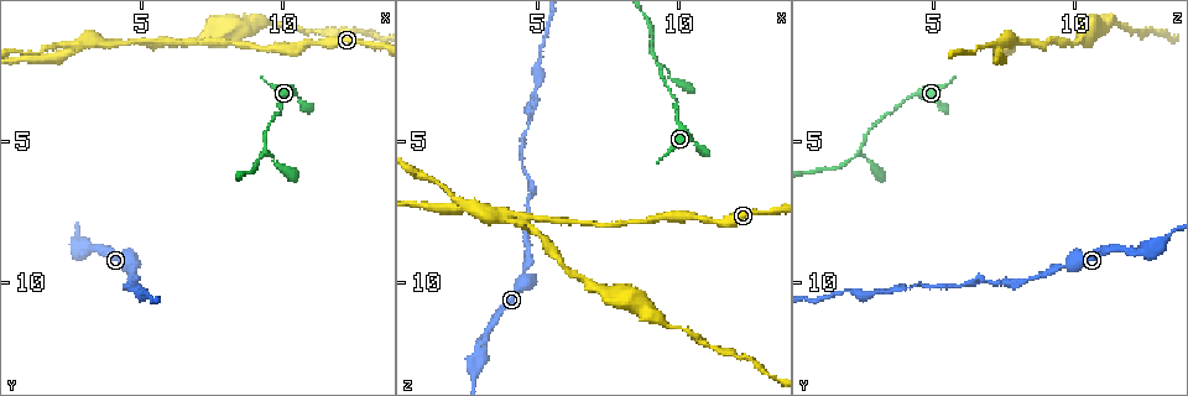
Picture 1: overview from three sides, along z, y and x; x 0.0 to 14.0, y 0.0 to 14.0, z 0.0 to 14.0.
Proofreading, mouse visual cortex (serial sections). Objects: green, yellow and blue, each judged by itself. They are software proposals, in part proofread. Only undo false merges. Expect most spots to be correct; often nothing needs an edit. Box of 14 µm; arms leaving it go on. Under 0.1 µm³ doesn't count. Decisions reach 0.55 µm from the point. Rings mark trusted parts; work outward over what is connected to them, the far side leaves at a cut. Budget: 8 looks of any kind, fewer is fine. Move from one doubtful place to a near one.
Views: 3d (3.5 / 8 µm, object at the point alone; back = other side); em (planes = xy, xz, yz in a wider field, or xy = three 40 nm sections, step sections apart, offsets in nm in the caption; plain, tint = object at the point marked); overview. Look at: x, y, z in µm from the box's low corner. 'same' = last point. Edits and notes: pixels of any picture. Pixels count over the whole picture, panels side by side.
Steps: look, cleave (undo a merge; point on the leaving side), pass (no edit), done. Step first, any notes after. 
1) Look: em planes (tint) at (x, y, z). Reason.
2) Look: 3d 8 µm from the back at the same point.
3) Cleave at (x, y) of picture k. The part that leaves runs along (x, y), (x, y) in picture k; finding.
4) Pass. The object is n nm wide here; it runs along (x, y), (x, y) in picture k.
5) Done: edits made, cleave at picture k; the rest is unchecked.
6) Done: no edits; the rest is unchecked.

Look: 3d 3.5 µm at (4.8, 9.7, 6.5). Abrupt turn.

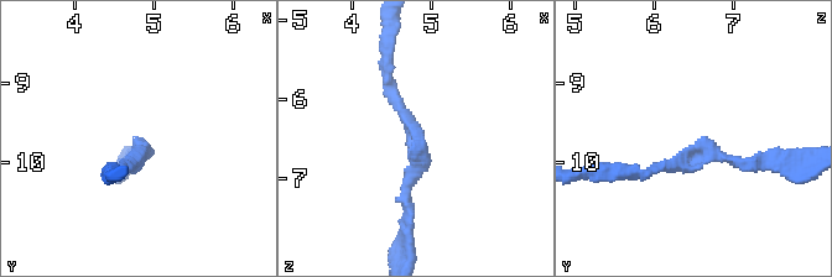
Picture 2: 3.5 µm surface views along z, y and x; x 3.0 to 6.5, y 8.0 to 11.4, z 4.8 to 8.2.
Pass. The arms are 150, 200 nm wide; it runs along (406, 218), (417, 131), (386, 78) in picture 2; one cell here.

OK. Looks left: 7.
Look: 3d 3.5 µm from the back at (5.0, 1.6, 7.8). A fork.

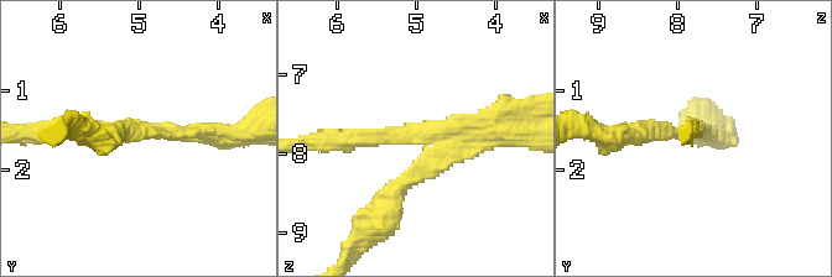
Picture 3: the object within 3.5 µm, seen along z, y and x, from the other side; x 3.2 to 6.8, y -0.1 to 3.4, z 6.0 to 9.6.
Look: em xy step 1 (tint) at the same point.

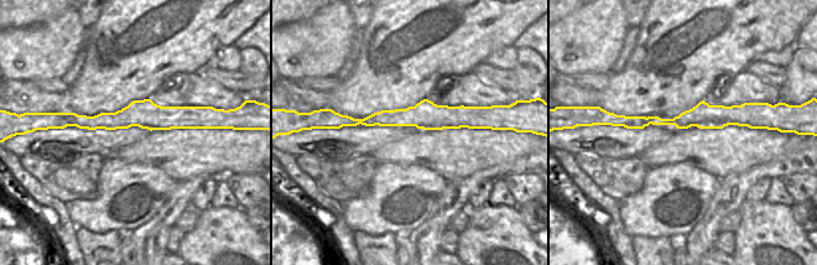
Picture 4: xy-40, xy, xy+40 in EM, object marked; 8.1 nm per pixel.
Cleave at (134, 137) of picture 3. The part that leaves runs along (422, 149), (430, 158), (365, 238) in picture 3; two cells meet here.

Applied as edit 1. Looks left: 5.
Look: overview. Redraw.

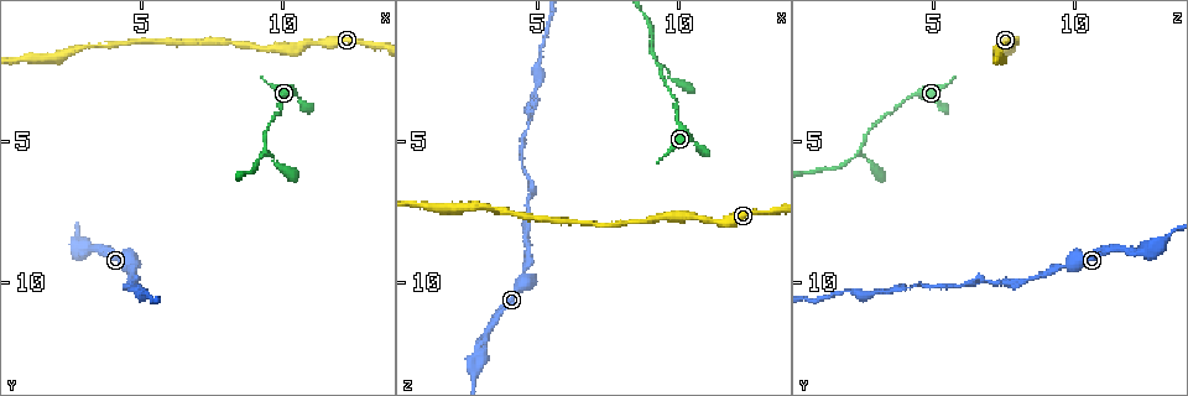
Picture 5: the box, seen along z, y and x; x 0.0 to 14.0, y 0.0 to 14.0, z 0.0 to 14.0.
Look: 3d 8 µm from the back at (9.4, 5.4, 2.4). A fork.

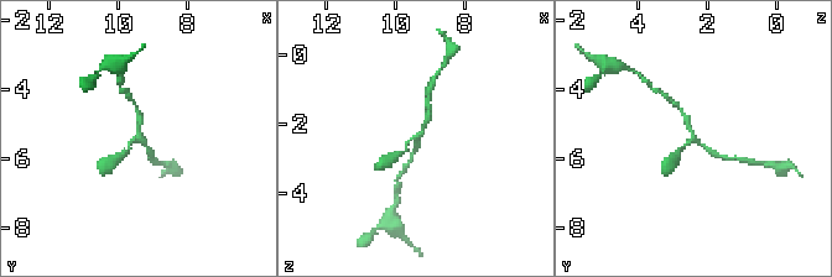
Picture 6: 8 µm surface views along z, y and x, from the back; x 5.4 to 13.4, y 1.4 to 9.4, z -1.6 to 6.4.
Look: 3d 3.5 µm at (9.4, 5.4, 2.4).

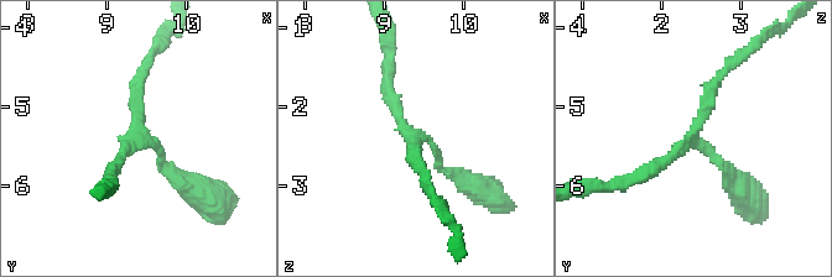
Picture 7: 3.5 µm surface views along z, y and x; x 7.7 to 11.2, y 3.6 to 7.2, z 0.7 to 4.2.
Look: em xy step 3 (tint) at (9.40, 5.30, 2.40). 3 arms meet here; the arms are 150, 150, 150 nm wide.

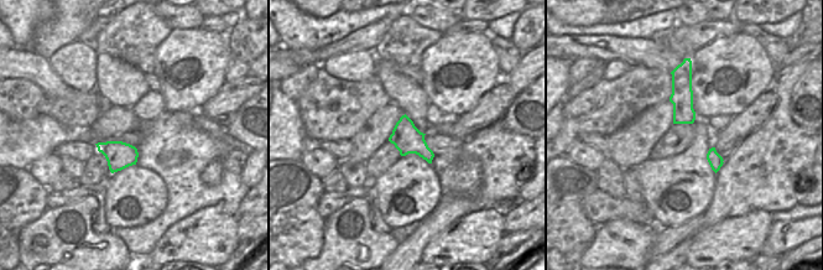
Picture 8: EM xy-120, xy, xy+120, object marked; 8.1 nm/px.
Pass. One cell here.

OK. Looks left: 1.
Done: edits made, cleave at picture 3; the rest is unchecked.

